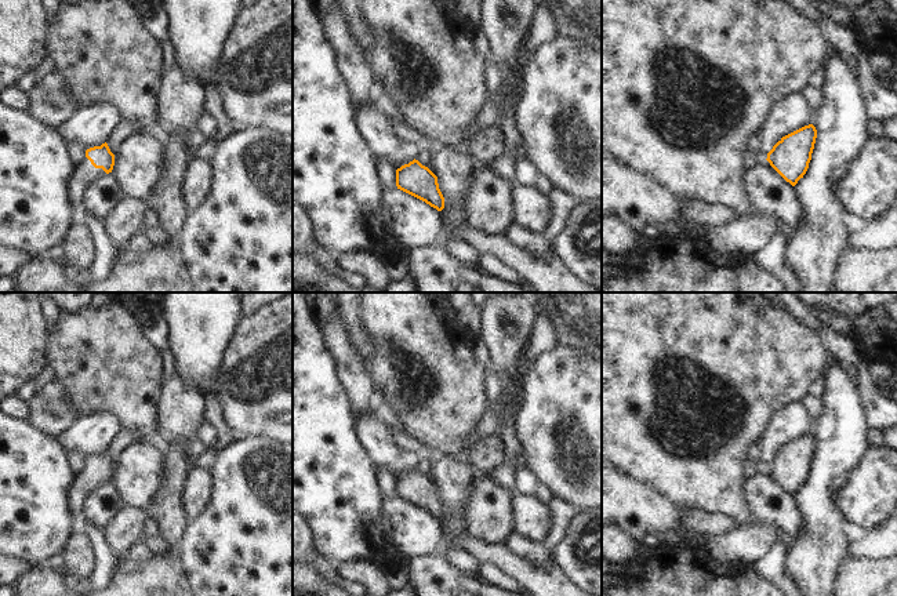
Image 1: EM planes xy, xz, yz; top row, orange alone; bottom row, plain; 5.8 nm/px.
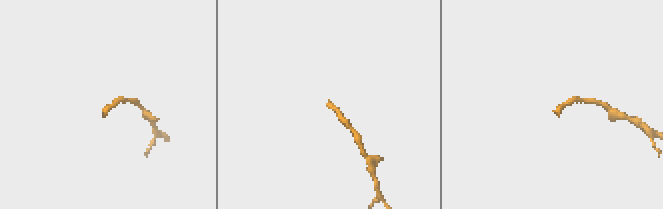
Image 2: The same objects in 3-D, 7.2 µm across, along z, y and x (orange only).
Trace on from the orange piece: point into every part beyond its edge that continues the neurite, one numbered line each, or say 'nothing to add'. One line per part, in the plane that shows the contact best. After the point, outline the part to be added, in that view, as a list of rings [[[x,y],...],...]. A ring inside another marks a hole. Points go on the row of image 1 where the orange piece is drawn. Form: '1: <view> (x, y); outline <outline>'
1: xy (83, 174); outline [[[86,159],[80,166],[75,168],[73,177],[68,183],[68,196],[72,208],[76,212],[81,210],[84,192],[88,188],[94,174],[95,174],[95,167],[91,164],[88,159]]]

